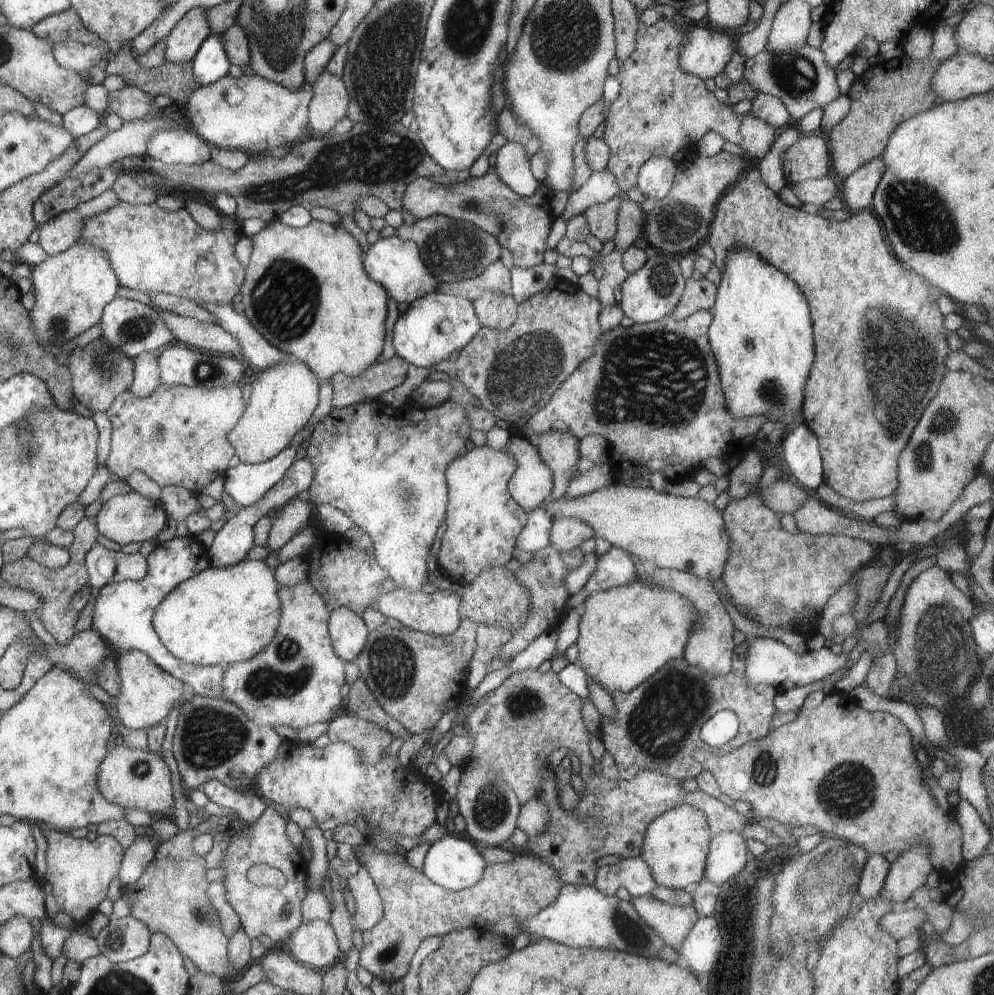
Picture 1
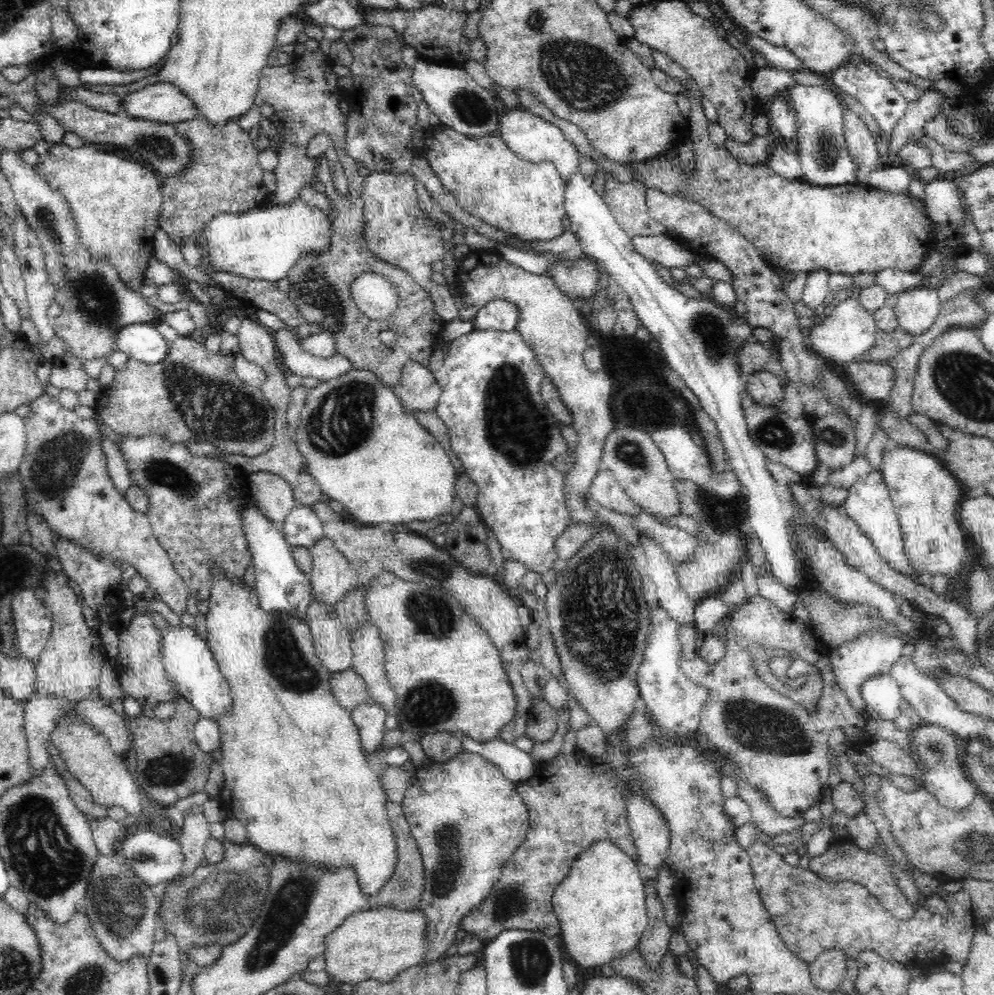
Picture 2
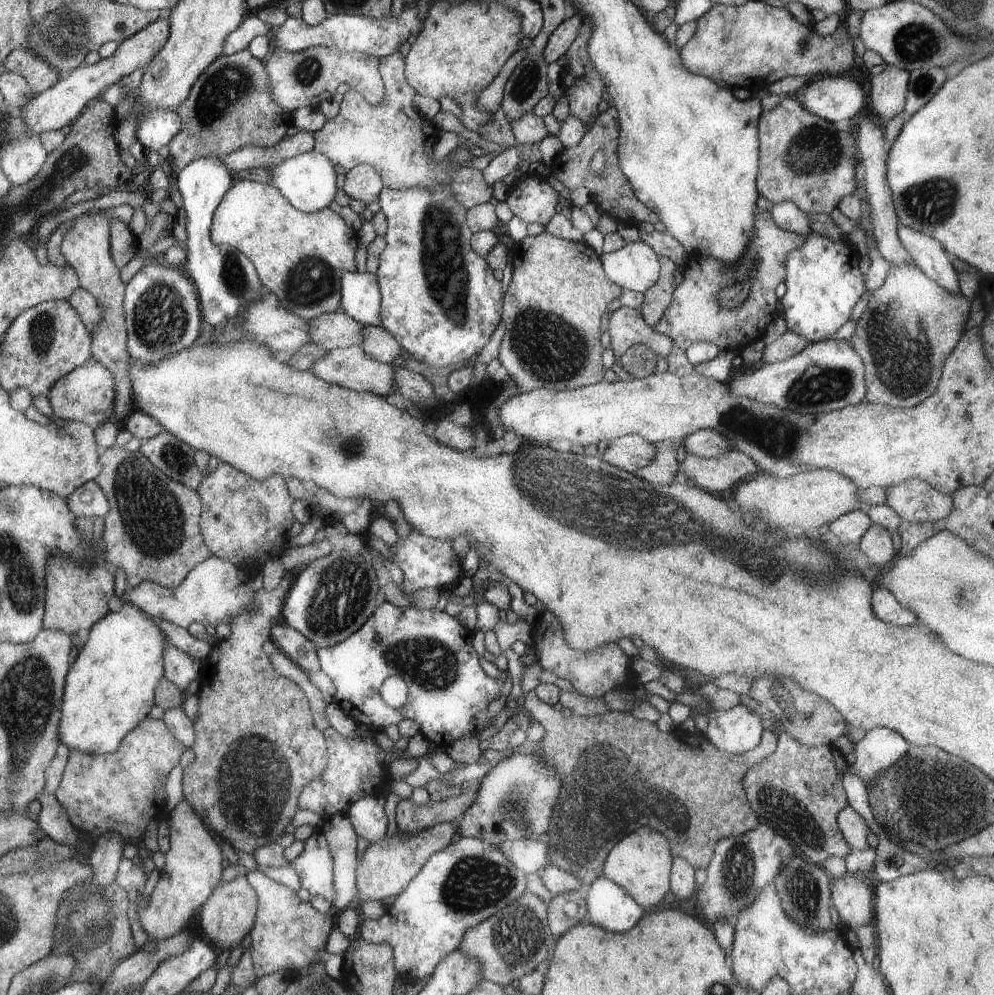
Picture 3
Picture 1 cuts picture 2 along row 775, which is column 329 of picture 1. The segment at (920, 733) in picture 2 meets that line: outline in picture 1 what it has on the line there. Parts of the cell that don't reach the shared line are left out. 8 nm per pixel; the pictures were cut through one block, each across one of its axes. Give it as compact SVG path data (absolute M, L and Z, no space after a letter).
M313 920L301 924L287 944L281 946L291 958L295 958L299 964L305 964L307 968L315 970L317 974L325 972L335 962L343 960L343 954L337 948L337 940L333 936L333 930L329 922Z

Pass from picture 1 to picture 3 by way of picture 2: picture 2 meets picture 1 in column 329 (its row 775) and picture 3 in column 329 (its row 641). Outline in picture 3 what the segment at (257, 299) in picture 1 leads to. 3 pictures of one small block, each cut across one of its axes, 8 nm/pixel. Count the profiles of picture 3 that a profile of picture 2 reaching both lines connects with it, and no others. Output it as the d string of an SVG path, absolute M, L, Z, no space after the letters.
M235 178L235 184L231 186L231 190L227 190L215 214L211 216L209 240L219 246L231 246L245 254L255 264L265 292L275 294L281 306L291 314L297 314L299 318L309 322L313 318L319 318L321 314L335 314L341 308L341 276L345 272L353 272L353 252L357 242L353 232L329 208L305 214L293 208L275 186Z

